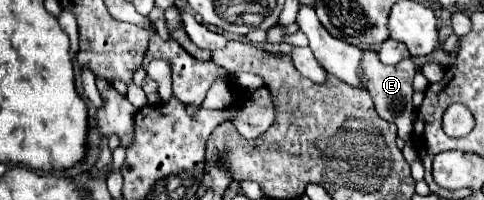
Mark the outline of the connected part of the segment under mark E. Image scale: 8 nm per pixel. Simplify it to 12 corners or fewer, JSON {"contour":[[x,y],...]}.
{"contour":[[362,51],[360,79],[398,137],[412,131],[412,77],[418,65],[384,65]]}

